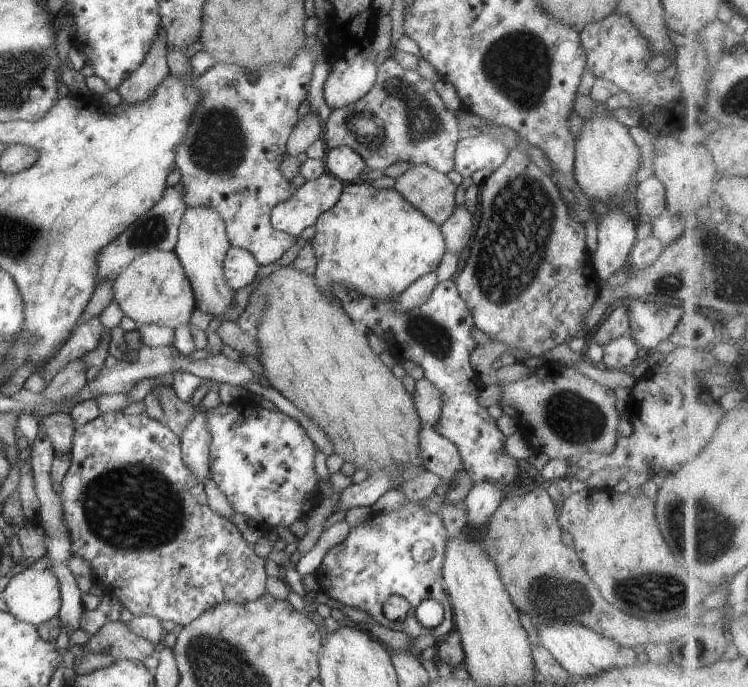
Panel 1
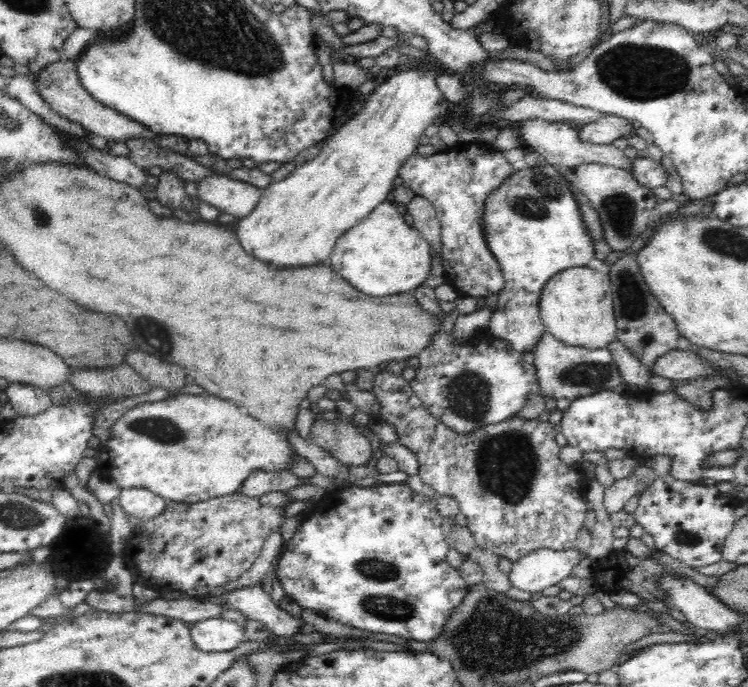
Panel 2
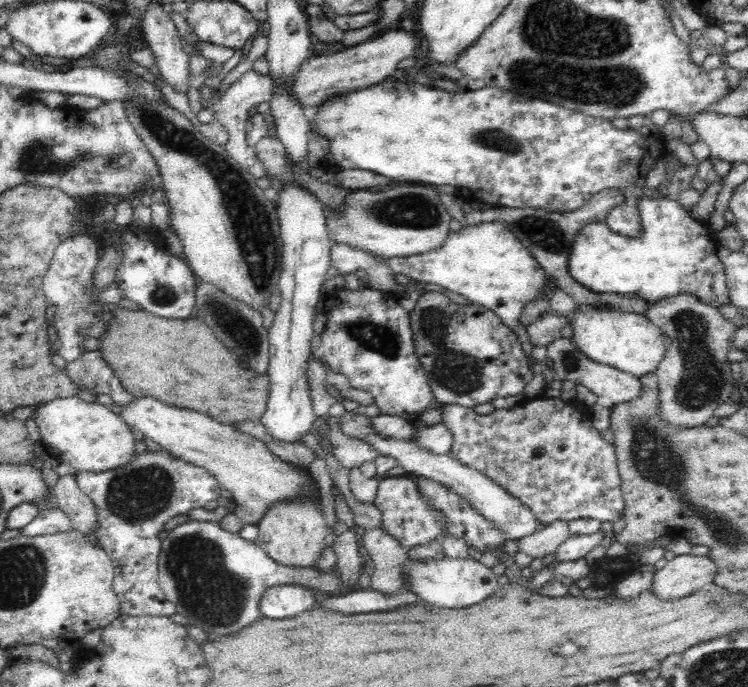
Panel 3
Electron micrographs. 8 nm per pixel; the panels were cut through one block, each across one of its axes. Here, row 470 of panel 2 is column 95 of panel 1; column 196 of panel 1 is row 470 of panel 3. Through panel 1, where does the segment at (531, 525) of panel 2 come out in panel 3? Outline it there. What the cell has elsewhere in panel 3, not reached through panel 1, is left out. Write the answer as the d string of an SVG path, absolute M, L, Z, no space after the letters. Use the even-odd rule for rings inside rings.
M566 396L546 399L537 397L524 401L509 410L495 409L494 412L490 412L490 414L486 414L486 416L476 414L473 408L465 408L456 404L439 407L443 410L441 422L444 423L446 427L448 427L448 431L454 435L454 444L452 444L452 448L450 448L450 454L454 455L456 459L462 464L465 464L465 466L482 472L485 476L494 480L500 487L506 489L512 496L520 499L520 502L528 505L528 508L536 515L538 526L545 527L554 522L554 520L565 520L568 523L578 519L596 519L600 522L616 522L616 520L622 516L623 510L625 509L625 500L622 496L622 480L620 479L620 473L618 473L614 445L603 439L601 437L601 431L598 431L592 426L590 408L582 406L578 402L564 404L564 397Z

